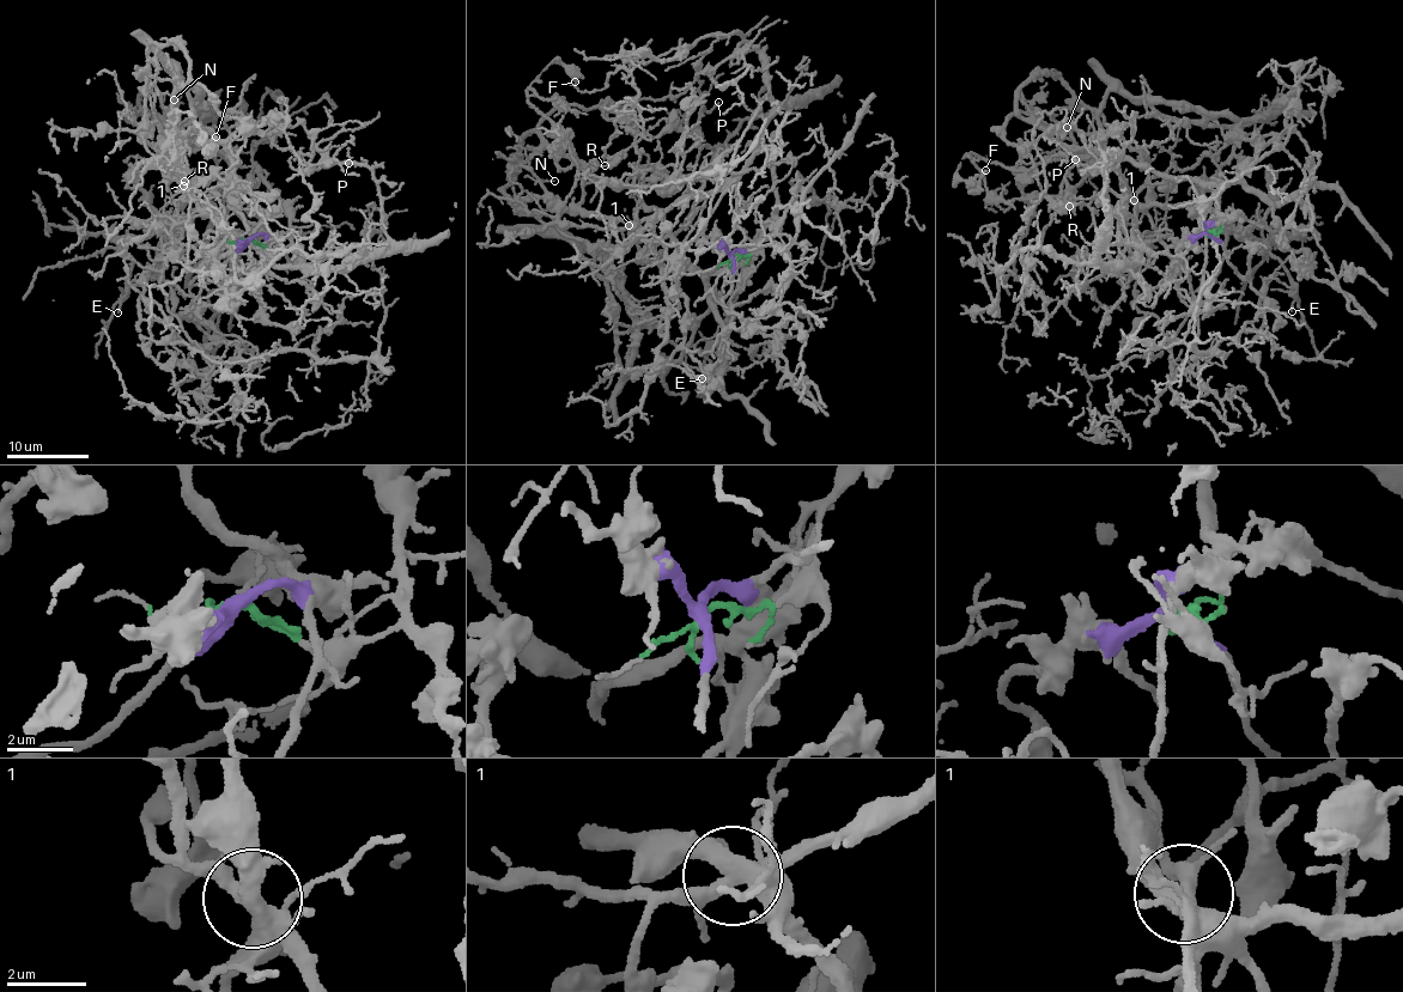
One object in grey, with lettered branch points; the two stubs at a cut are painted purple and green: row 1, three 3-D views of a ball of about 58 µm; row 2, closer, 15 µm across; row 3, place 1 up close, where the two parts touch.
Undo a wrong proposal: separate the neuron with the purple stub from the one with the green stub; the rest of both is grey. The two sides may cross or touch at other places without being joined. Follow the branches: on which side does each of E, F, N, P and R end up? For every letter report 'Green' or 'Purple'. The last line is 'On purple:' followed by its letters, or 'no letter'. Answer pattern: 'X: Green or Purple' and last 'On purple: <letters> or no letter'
E: Purple
F: Purple
N: Purple
P: Green
R: Purple
On purple: E, F, N, R

